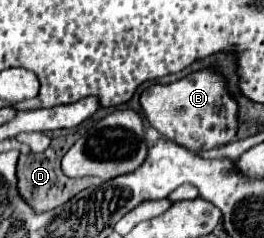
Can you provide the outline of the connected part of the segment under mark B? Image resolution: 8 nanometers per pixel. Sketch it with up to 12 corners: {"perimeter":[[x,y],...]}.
{"perimeter":[[201,70],[153,84],[141,108],[191,152],[237,134],[225,80]]}

